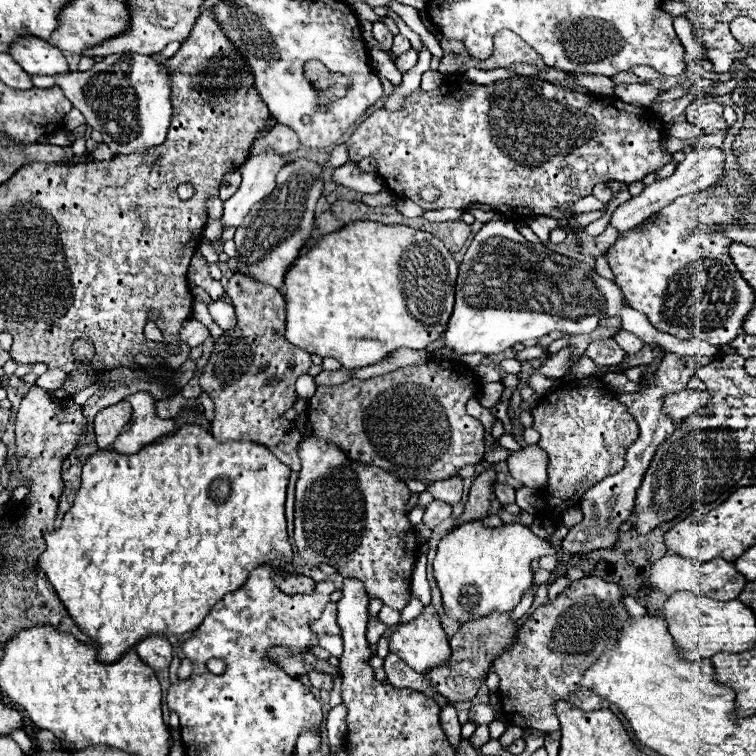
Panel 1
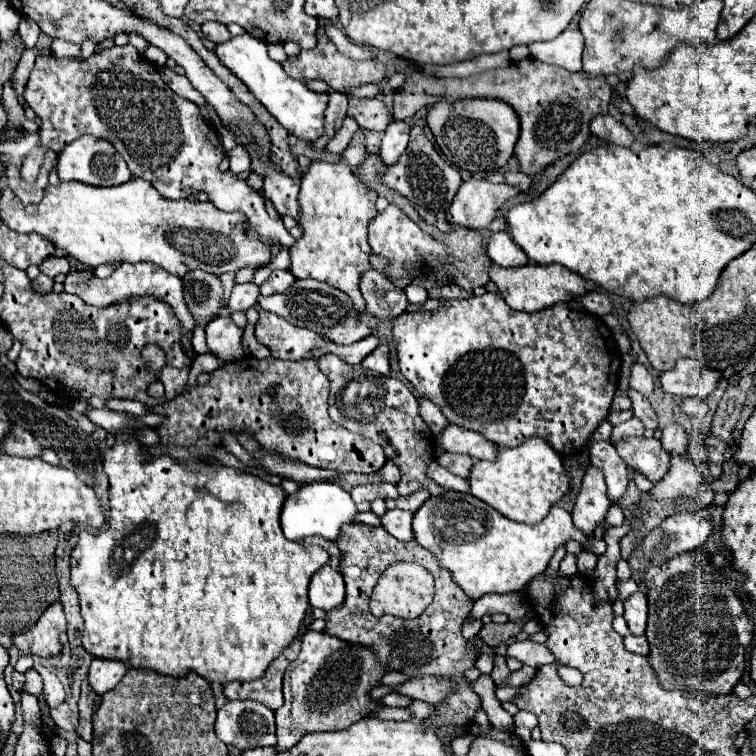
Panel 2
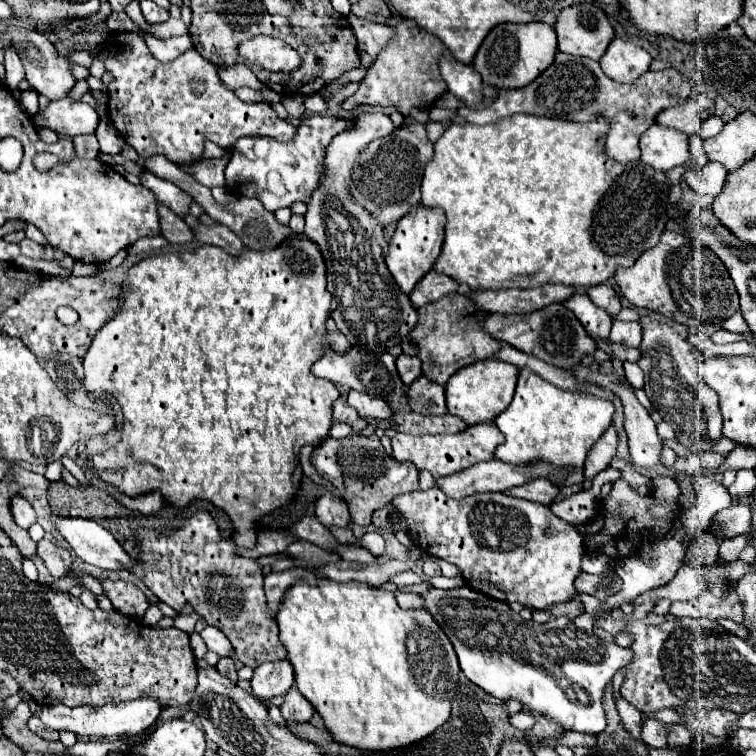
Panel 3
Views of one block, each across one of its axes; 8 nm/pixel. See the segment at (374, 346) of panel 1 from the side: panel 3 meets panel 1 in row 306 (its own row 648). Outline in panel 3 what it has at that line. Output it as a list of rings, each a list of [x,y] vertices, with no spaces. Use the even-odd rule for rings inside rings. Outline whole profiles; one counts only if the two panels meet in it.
[[[318,578],[318,586],[310,586],[308,582],[300,582],[294,584],[284,598],[284,604],[280,606],[278,614],[276,614],[278,626],[280,626],[280,642],[286,646],[288,650],[288,660],[294,666],[294,682],[298,692],[316,708],[316,712],[320,714],[320,718],[324,720],[324,726],[328,728],[328,732],[332,734],[332,738],[340,744],[348,744],[360,750],[370,750],[370,752],[382,752],[382,750],[392,750],[392,748],[404,748],[410,746],[418,740],[424,740],[426,736],[430,736],[438,726],[442,726],[448,718],[450,718],[450,702],[456,694],[456,684],[458,684],[458,658],[454,654],[454,648],[450,644],[450,640],[446,638],[446,634],[440,630],[440,626],[432,620],[432,616],[428,616],[428,612],[424,612],[424,608],[418,610],[402,610],[396,604],[396,596],[392,592],[368,586],[368,584],[356,584],[356,582],[348,582],[348,584],[338,584],[326,578]]]

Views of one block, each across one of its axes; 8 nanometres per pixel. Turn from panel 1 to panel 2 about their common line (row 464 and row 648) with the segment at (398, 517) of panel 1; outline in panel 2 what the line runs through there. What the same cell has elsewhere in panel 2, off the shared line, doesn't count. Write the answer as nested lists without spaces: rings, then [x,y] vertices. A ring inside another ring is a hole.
[[[308,630],[302,636],[300,656],[284,672],[284,706],[276,710],[278,752],[290,750],[310,732],[342,730],[384,708],[380,700],[374,702],[370,698],[370,690],[380,684],[386,672],[388,668],[380,664],[370,648],[348,644],[326,632]]]

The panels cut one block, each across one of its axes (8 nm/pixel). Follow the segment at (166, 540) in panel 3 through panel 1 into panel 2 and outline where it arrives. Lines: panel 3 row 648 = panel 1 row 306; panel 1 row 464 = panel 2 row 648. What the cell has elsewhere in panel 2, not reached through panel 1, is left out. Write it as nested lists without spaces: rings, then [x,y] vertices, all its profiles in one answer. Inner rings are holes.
[[[294,640],[268,668],[264,678],[252,682],[228,682],[224,694],[228,700],[254,700],[272,710],[278,710],[284,704],[282,698],[282,676],[292,660],[298,658],[300,640]]]

